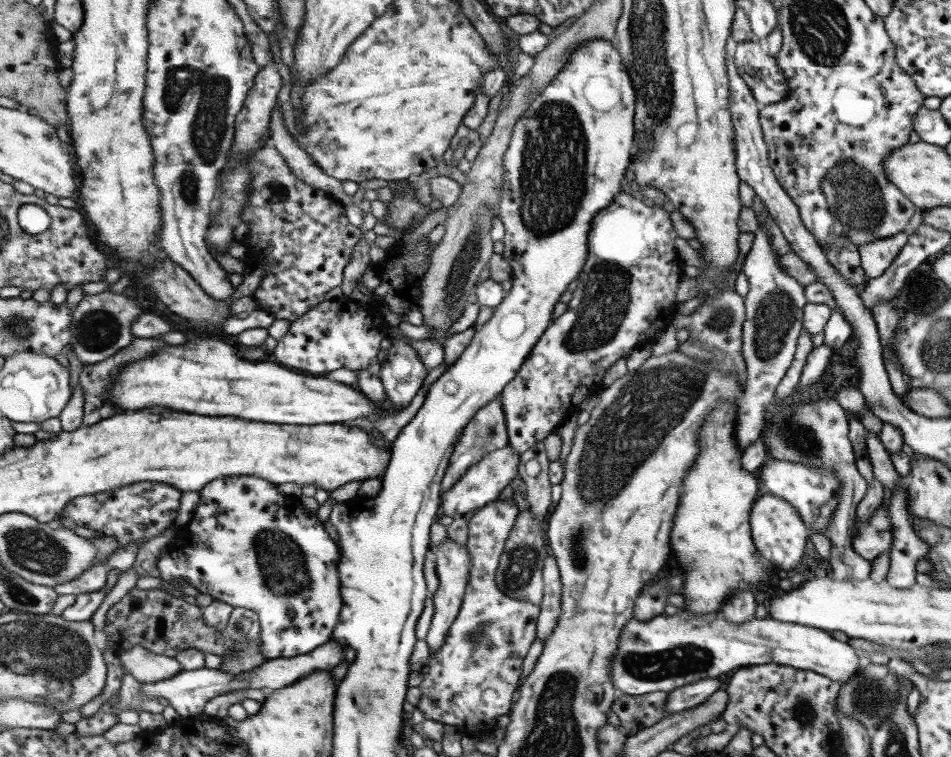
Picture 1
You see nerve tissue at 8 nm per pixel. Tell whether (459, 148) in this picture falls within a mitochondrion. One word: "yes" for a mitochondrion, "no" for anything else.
no

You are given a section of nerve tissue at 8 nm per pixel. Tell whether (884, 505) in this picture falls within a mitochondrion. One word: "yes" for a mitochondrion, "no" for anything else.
no

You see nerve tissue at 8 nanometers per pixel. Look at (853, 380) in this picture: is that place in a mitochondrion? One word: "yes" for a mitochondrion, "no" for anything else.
no

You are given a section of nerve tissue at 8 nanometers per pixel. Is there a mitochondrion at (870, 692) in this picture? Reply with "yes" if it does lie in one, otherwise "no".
yes

